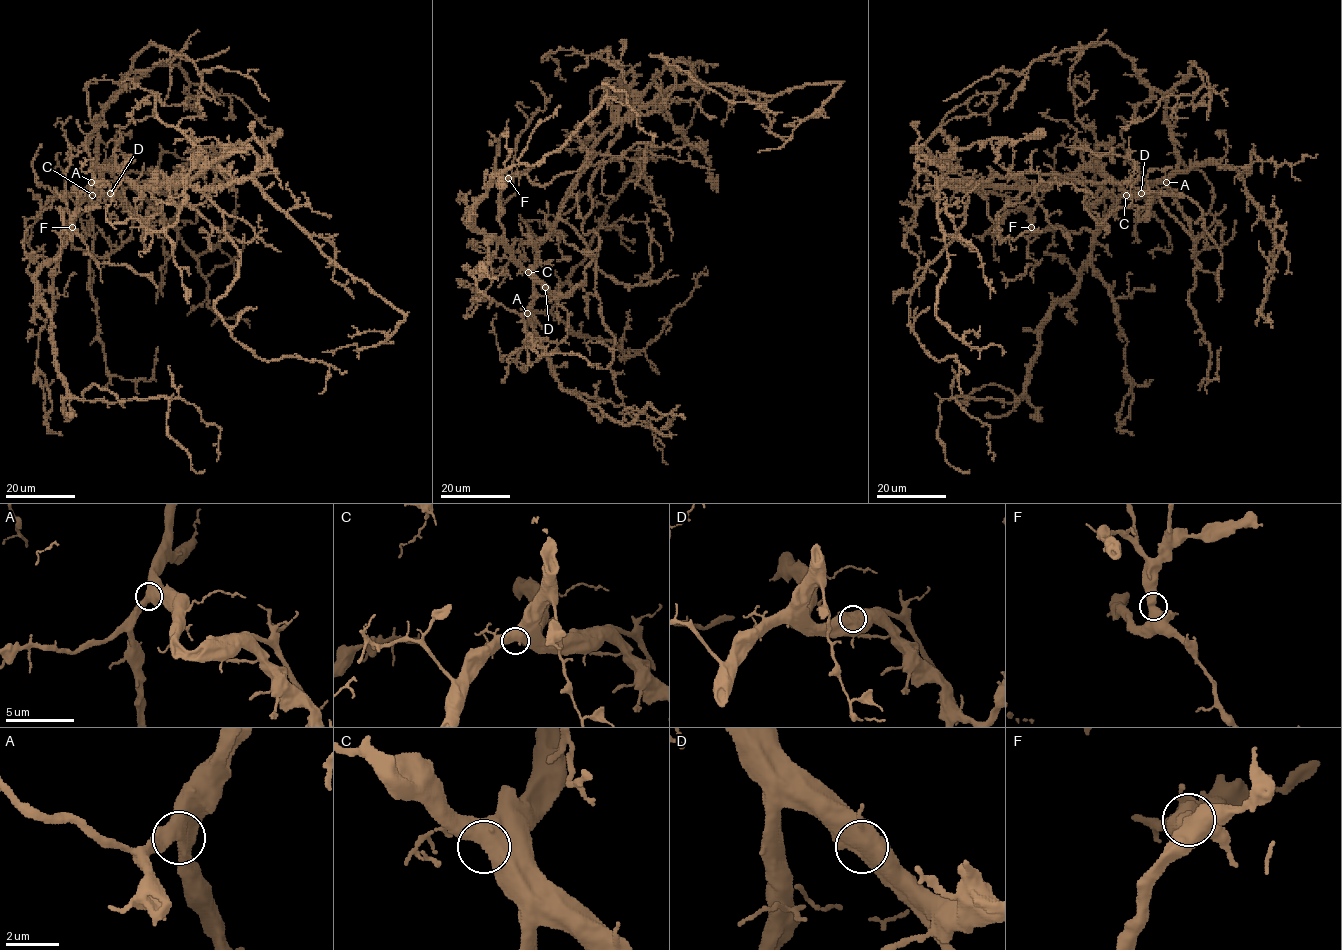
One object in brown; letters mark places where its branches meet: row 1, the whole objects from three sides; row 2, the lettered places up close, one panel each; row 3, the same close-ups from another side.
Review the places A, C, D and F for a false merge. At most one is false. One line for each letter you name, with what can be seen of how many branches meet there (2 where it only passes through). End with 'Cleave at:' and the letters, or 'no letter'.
Cleave at: no letter

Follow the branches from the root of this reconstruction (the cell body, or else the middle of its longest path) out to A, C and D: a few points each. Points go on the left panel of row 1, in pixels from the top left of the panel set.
A: (113, 169), (103, 173), (98, 191), (98, 187), (91, 182)
C: (113, 169), (103, 173), (102, 182), (92, 195)
D: (113, 169), (103, 173), (98, 186), (100, 195), (110, 194)

